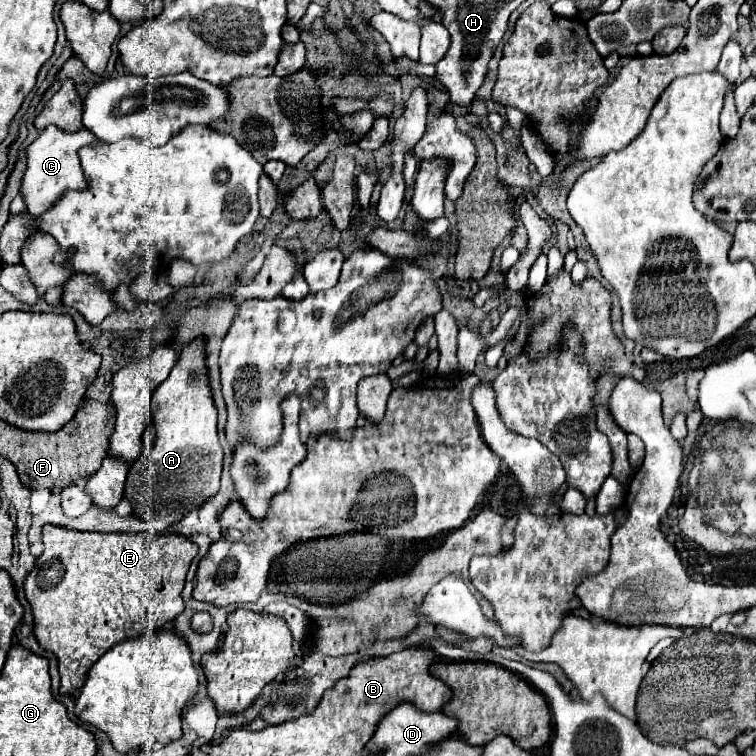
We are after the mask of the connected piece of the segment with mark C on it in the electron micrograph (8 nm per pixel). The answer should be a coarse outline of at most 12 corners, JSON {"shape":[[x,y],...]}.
{"shape":[[50,125],[26,149],[22,195],[40,217],[62,193],[88,189],[78,149],[88,129]]}

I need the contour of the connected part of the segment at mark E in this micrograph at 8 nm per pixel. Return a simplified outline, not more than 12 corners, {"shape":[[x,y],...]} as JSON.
{"shape":[[44,525],[24,581],[76,695],[184,611],[198,547]]}

